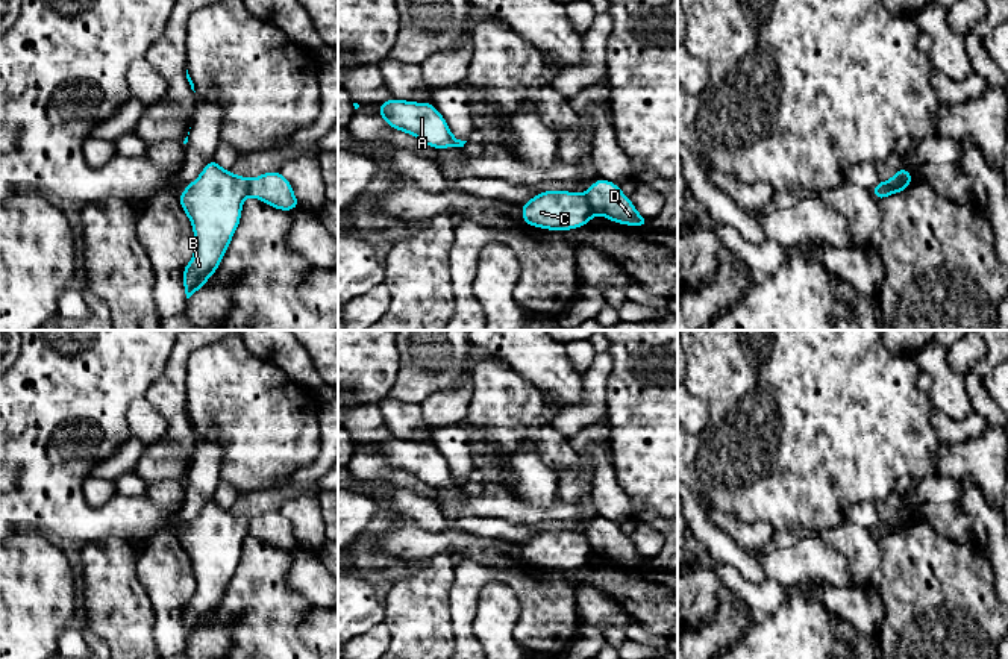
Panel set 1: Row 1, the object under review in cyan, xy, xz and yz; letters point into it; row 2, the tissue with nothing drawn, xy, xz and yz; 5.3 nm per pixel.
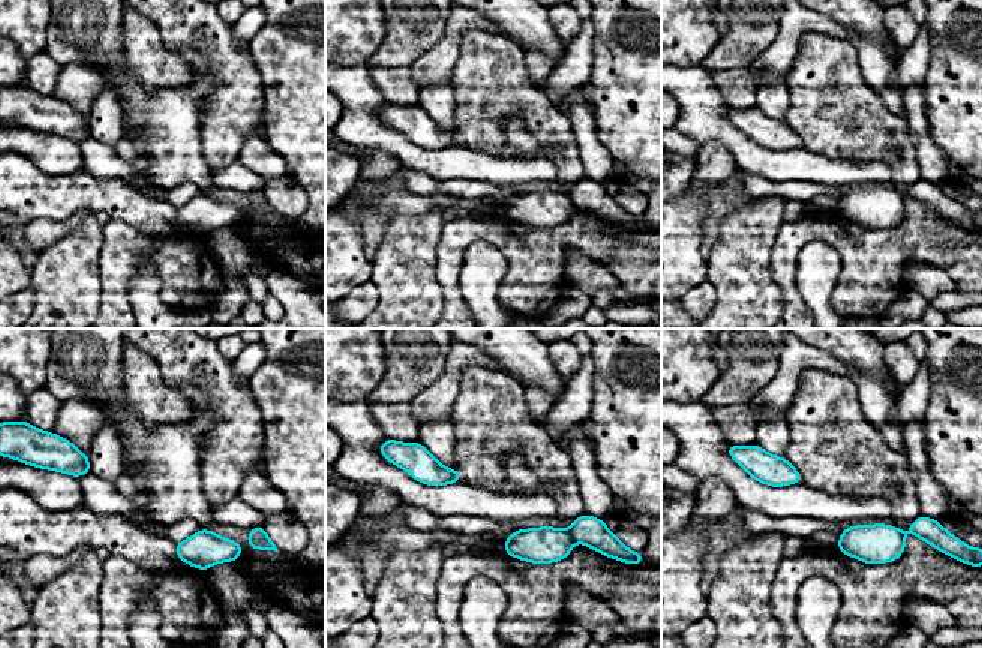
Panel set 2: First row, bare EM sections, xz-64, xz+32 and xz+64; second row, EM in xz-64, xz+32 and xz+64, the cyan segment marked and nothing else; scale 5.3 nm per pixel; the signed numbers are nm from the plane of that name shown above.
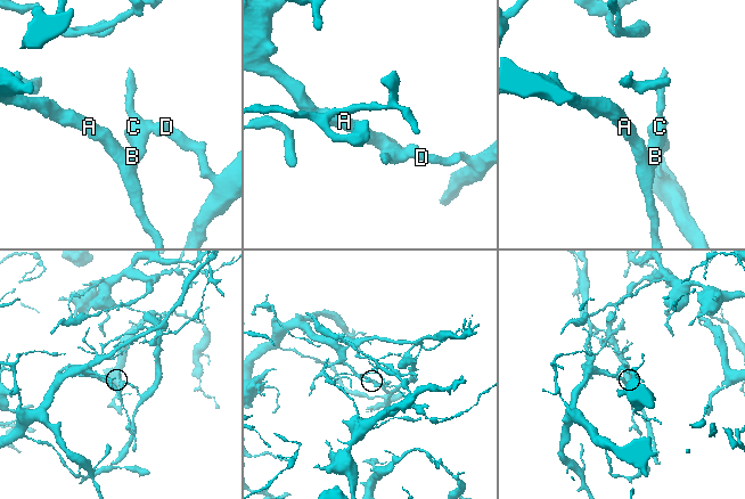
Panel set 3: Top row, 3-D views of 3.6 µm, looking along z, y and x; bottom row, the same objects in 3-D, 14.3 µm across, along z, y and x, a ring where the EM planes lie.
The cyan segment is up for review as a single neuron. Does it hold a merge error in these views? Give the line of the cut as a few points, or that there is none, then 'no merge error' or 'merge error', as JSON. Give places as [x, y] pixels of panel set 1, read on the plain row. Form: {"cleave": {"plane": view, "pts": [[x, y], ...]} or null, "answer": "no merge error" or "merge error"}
{"cleave": {"plane": "xz", "pts": [[584, 534], [594, 552]]}, "answer": "merge error"}

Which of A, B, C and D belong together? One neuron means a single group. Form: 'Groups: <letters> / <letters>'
Groups: A B C / D

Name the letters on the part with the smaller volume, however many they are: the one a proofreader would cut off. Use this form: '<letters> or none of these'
D

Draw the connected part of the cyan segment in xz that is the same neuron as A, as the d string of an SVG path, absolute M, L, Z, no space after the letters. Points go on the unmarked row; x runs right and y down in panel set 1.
M390 438L377 445L377 451L390 467L406 471L435 489L464 486L467 482L450 473L446 458L432 441L415 442Z

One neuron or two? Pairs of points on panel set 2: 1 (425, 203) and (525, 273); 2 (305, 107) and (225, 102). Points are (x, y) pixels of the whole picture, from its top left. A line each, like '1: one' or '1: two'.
1: two
2: two

